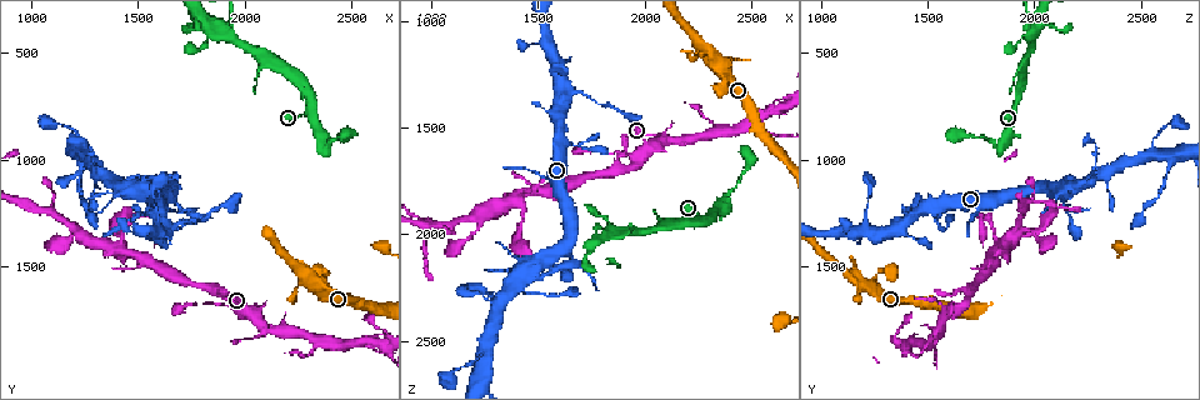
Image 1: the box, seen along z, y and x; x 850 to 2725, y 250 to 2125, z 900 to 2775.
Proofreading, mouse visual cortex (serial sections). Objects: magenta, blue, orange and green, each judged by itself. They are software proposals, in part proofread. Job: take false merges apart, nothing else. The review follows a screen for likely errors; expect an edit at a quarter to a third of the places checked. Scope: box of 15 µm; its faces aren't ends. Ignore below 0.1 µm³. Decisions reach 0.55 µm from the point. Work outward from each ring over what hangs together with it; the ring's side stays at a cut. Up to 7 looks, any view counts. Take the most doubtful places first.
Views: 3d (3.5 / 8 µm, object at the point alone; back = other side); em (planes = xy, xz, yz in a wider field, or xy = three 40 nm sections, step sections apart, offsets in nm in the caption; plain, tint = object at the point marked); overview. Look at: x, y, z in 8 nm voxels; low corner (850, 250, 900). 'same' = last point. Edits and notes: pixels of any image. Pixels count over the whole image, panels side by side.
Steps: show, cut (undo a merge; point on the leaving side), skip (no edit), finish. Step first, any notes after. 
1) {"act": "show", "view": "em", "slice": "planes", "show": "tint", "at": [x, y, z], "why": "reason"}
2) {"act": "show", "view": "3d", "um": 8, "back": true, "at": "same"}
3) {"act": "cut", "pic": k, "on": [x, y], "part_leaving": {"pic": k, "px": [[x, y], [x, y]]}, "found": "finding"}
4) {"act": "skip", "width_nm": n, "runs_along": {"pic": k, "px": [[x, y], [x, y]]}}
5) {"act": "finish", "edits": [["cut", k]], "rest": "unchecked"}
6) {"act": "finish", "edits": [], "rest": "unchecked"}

{"act": "show", "view": "3d", "um": 3.5, "back": true, "at": [2380, 1520, 1280]}

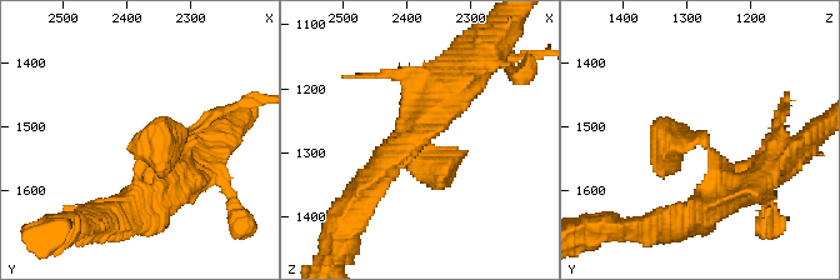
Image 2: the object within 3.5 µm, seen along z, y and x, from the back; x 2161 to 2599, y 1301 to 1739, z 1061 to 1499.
{"act": "show", "view": "em", "slice": "xy", "step": 3, "show": "plain", "at": [2375, 1535, 1270]}

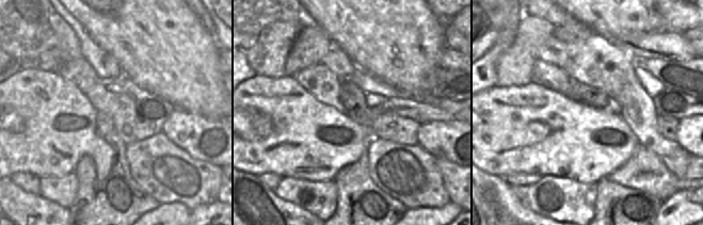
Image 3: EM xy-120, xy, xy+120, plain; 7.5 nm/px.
{"act": "show", "view": "em", "slice": "xy", "step": 3, "show": "tint", "at": "same"}

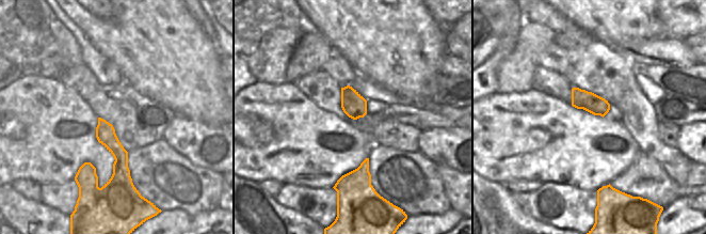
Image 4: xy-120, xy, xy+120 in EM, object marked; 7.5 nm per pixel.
{"act": "skip", "runs_along": {"pic": 2, "px": [[410, 138], [425, 125], [444, 176]]}, "found": "one cell here"}

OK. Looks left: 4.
{"act": "show", "view": "3d", "um": 3.5, "at": [2370, 940, 1840], "why": "sharp bend"}

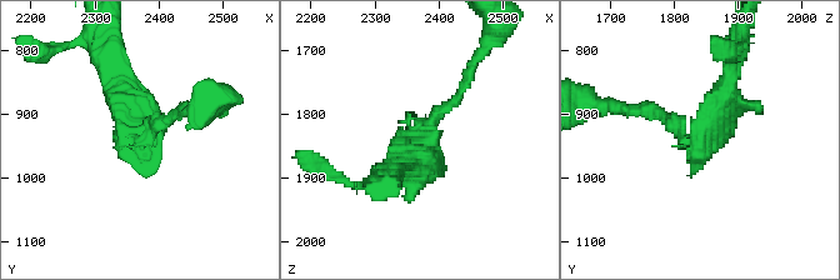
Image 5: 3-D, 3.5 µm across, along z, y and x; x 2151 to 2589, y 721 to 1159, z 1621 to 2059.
{"act": "show", "view": "em", "slice": "xy", "step": 2, "show": "tint", "at": [2380, 940, 1845], "arm_widths_nm": [150, 300]}

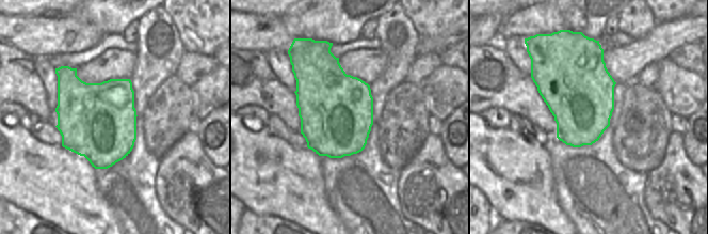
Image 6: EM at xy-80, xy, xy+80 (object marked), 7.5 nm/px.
{"act": "skip", "runs_along": {"pic": 5, "px": [[389, 173], [463, 86]]}, "found": "continuous, no second cell"}

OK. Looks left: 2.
{"act": "show", "view": "3d", "um": 3.5, "at": [2480, 1880, 1470], "why": "arms part here"}

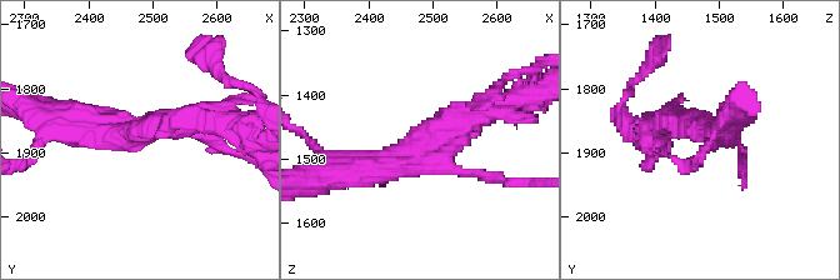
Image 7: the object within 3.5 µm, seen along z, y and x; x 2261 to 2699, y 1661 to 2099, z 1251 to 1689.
{"act": "show", "view": "em", "slice": "xy", "step": 1, "show": "tint", "at": [2485, 1865, 1480], "arms": 3, "arm_widths_nm": [150, 300, 400]}

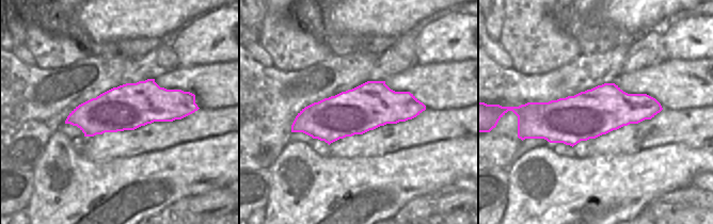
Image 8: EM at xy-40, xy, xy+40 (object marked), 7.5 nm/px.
{"act": "skip", "found": "one cell here"}

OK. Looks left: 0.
{"act": "finish", "edits": [], "rest": "unchecked"}

